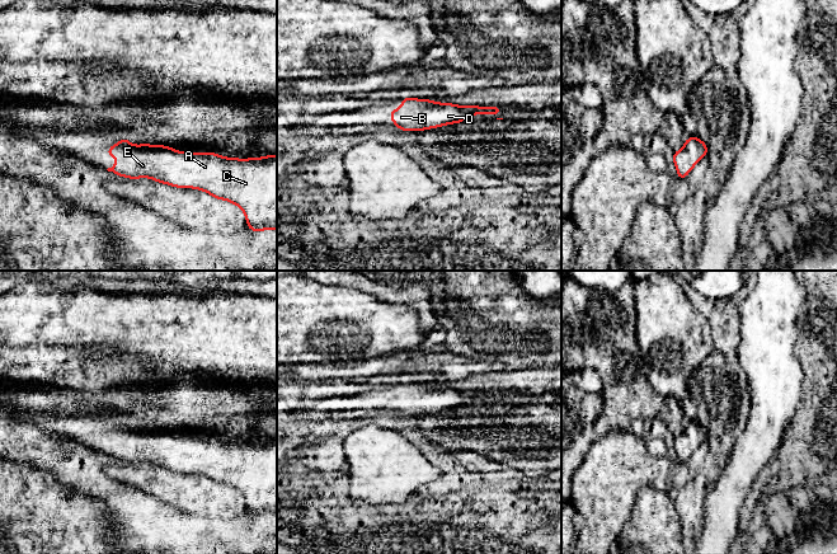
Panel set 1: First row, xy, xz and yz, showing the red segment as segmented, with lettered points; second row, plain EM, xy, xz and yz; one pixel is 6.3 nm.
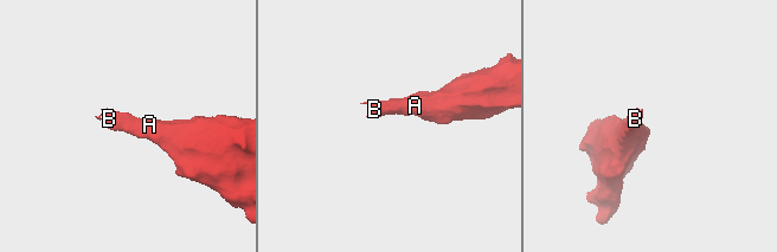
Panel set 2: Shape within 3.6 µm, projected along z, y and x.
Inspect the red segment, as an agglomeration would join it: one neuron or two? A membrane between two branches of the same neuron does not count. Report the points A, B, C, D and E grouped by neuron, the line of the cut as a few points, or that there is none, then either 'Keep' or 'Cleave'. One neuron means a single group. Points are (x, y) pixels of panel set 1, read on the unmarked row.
Groups: A B C D E. No split. Keep

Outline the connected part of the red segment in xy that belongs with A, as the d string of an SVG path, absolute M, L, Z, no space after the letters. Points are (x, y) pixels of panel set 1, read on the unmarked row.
M122 423L107 438L114 441L116 449L108 452L117 460L137 464L151 463L178 473L194 473L229 485L240 492L250 516L277 515L277 440L264 442L224 442L215 437L184 437L164 429L132 429Z

